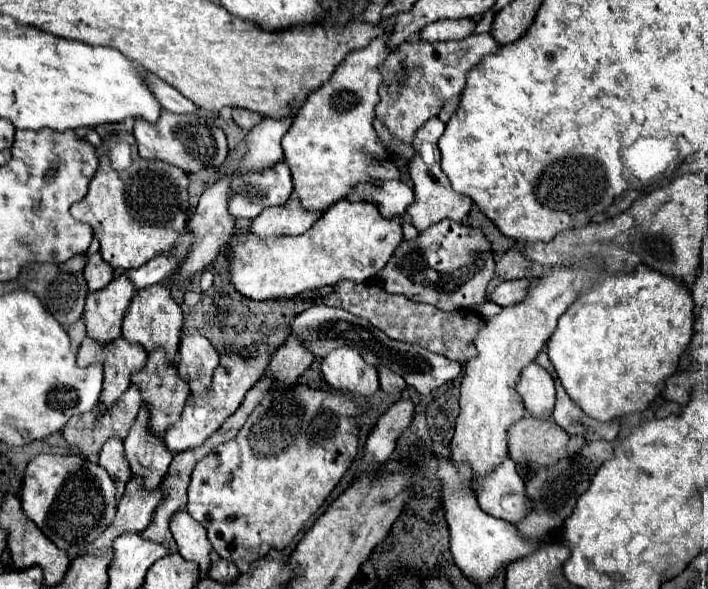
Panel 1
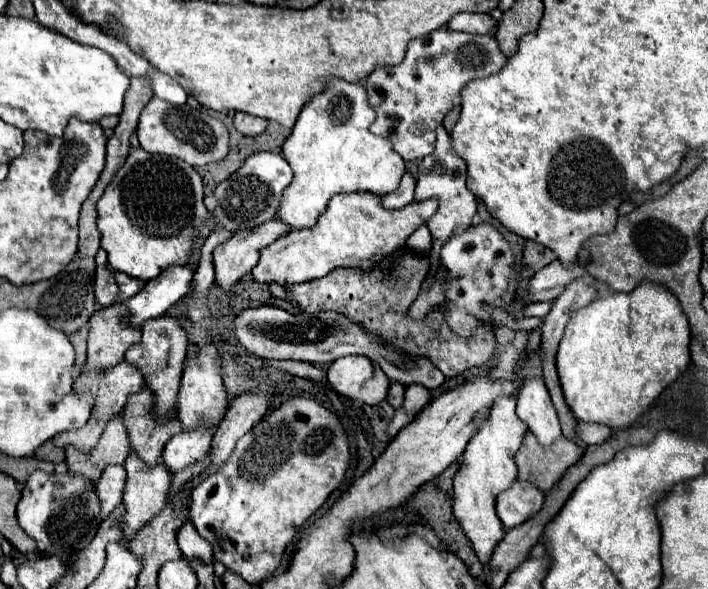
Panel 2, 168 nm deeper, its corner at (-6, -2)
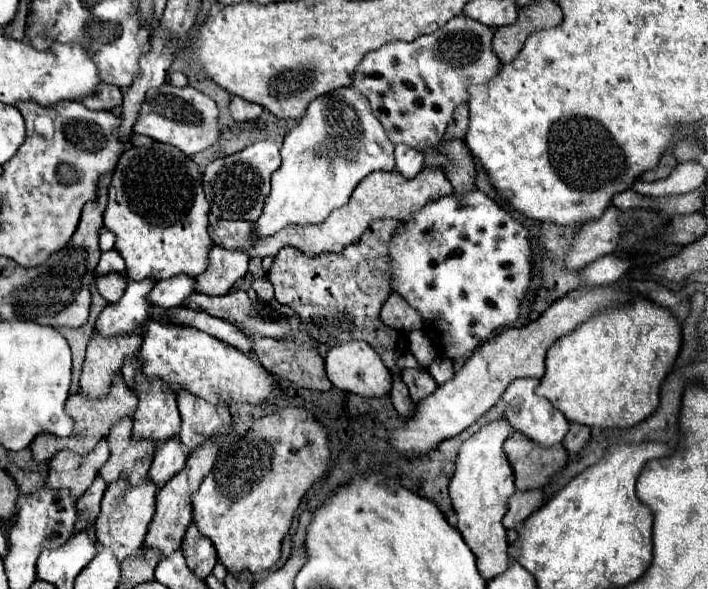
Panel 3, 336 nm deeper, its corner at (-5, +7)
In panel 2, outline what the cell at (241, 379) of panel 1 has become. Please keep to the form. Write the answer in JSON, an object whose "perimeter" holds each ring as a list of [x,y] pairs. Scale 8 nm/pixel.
{"perimeter":[[[199,426],[195,430],[183,430],[175,434],[163,450],[163,462],[167,468],[175,474],[181,468],[195,464],[197,460],[203,460],[213,442],[213,426]]]}

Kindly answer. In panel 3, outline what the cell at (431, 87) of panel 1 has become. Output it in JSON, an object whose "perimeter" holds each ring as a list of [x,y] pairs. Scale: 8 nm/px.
{"perimeter":[[[458,15],[430,35],[422,35],[410,43],[392,41],[382,45],[378,51],[370,51],[370,55],[366,55],[366,59],[358,65],[358,71],[354,71],[350,87],[368,99],[370,111],[386,127],[392,143],[406,143],[420,151],[430,151],[444,139],[454,109],[468,101],[468,87],[488,83],[498,73],[500,61],[492,51],[492,35],[494,31],[490,27],[466,15]]]}

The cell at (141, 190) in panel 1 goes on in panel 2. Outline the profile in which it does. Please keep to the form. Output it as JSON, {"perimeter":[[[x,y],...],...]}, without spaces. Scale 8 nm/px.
{"perimeter":[[[129,148],[125,164],[115,172],[113,180],[105,188],[97,202],[97,228],[101,232],[101,246],[107,252],[109,266],[133,278],[151,280],[159,276],[167,266],[187,264],[189,254],[197,248],[197,232],[207,218],[207,208],[203,204],[203,182],[199,172],[179,158],[165,154],[149,154],[141,148]]]}

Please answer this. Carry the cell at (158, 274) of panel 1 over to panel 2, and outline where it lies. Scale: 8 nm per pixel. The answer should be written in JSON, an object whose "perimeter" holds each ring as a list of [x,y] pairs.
{"perimeter":[[[115,272],[115,280],[117,280],[117,286],[121,290],[121,298],[131,298],[135,296],[137,292],[143,290],[143,286],[147,284],[145,280],[139,280],[139,278],[131,278],[123,272]]]}

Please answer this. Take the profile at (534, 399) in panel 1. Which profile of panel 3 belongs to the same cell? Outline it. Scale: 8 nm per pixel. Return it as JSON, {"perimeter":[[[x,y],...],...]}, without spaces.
{"perimeter":[[[516,379],[514,383],[510,383],[510,387],[504,391],[502,395],[502,401],[506,403],[506,419],[510,421],[510,425],[524,433],[528,439],[532,439],[534,443],[538,445],[556,445],[564,439],[570,423],[568,419],[558,411],[554,409],[544,397],[538,397],[534,393],[538,385],[538,379]]]}

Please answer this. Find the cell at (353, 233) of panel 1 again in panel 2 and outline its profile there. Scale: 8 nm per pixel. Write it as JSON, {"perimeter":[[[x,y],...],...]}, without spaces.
{"perimeter":[[[369,192],[333,196],[317,226],[291,230],[289,234],[261,250],[261,258],[251,270],[253,280],[259,284],[291,286],[323,278],[335,268],[355,268],[361,272],[369,272],[383,258],[403,248],[407,238],[437,210],[437,200],[413,202],[407,204],[407,208],[399,210],[385,210],[381,208],[379,200],[379,196]]]}

